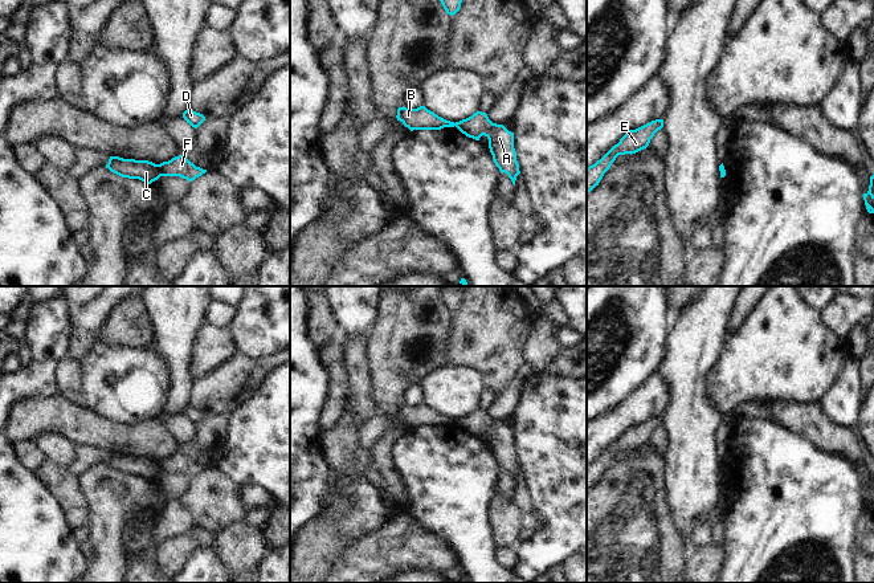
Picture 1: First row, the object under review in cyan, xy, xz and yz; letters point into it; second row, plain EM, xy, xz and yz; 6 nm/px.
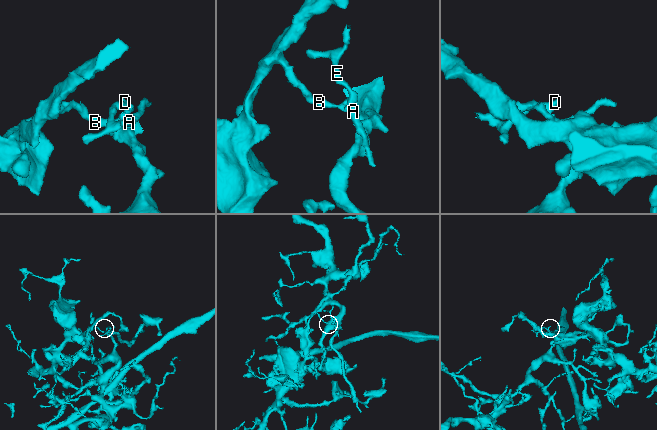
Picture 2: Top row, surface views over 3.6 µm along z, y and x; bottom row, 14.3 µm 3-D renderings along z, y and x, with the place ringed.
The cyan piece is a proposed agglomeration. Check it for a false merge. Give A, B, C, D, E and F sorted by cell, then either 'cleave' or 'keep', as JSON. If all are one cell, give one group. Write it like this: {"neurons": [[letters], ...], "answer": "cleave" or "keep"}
{"neurons": [["A", "D", "E", "F"], ["B", "C"]], "answer": "cleave"}

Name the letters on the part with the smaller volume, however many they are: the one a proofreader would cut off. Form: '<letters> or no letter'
A, D, E, F

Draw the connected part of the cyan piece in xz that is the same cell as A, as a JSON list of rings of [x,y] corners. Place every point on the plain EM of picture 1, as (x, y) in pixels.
[[[477,408],[471,413],[456,419],[456,424],[469,435],[479,437],[482,432],[489,436],[493,457],[501,469],[505,469],[515,482],[520,470],[514,445],[514,429],[503,421],[493,420],[486,409]]]

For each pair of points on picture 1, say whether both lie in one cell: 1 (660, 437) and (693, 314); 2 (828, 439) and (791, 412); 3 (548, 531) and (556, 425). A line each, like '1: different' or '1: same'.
1: different
2: same
3: same

